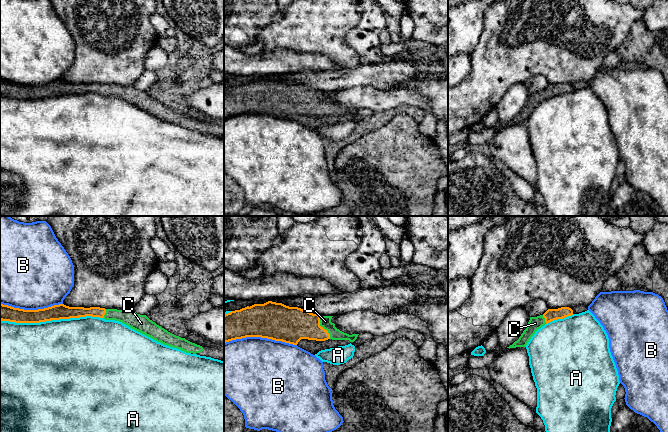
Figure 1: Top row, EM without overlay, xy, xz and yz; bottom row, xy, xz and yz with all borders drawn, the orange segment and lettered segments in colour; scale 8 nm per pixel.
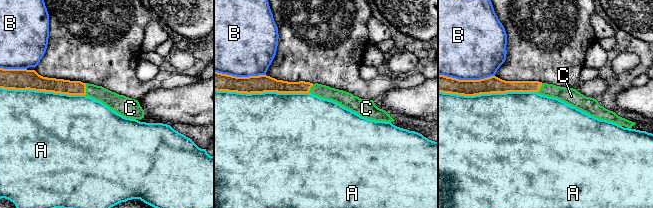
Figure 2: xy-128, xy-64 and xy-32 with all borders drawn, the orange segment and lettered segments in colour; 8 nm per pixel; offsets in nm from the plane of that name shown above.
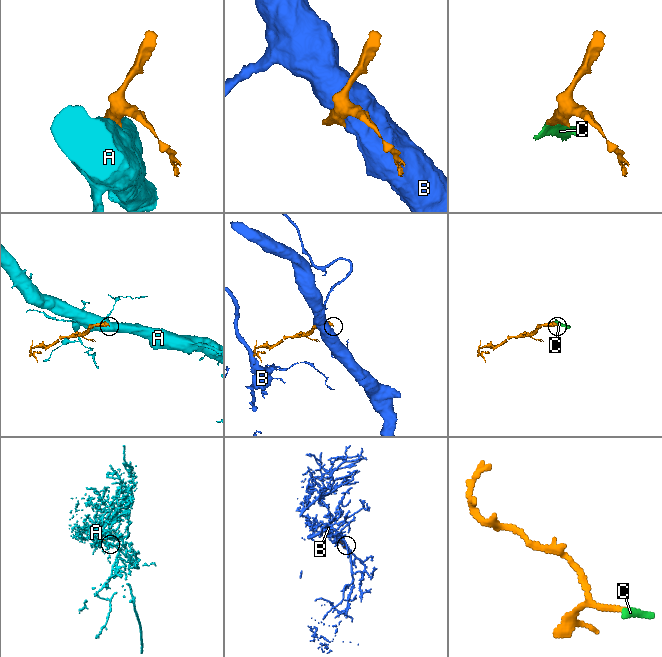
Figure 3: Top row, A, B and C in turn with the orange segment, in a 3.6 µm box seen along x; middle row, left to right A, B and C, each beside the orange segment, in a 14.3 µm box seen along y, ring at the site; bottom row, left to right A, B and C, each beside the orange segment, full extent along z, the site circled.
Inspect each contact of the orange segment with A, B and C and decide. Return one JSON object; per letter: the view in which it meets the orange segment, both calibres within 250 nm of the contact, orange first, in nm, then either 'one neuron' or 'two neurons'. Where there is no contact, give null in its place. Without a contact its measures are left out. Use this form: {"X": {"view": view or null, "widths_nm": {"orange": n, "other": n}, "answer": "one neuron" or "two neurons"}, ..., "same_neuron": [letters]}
{"A": {"view": "xy", "widths_nm": {"orange": 120, "other": 480}, "answer": "two neurons"}, "B": {"view": "xz", "widths_nm": {"orange": 300, "other": 480}, "answer": "two neurons"}, "C": {"view": "xz", "widths_nm": {"orange": 280, "other": 100}, "answer": "one neuron"}, "same_neuron": ["C"]}

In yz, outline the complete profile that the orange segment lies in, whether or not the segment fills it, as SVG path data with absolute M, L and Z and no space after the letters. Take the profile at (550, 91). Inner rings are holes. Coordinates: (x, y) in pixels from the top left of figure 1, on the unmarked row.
M561 83L558 85L548 85L543 91L530 93L526 105L523 107L517 117L507 124L526 123L527 119L535 108L545 100L565 93L573 91L573 86L569 83Z

